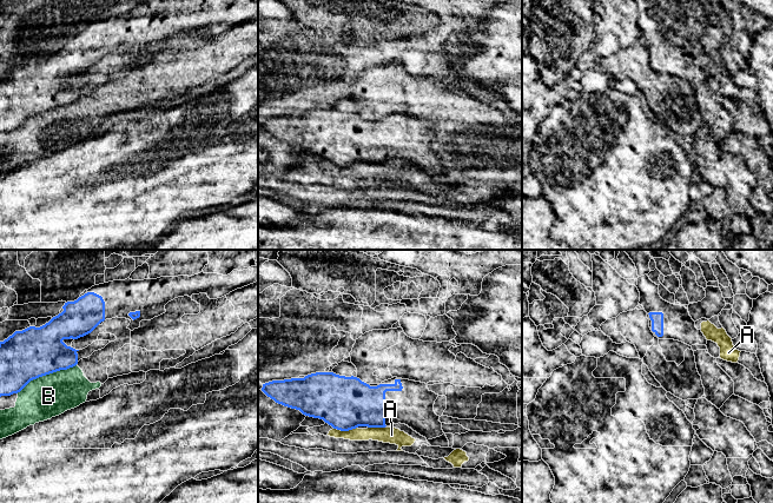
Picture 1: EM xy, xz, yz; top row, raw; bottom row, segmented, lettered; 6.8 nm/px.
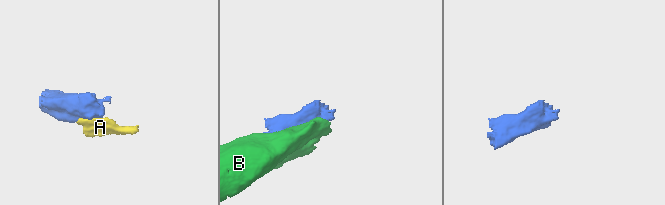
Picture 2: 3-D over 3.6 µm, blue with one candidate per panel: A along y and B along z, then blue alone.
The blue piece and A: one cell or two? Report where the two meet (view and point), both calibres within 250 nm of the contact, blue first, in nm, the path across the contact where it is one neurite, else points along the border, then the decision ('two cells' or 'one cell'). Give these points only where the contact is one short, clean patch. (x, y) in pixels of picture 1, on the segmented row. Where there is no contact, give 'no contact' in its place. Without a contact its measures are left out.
contact xz (345, 430); calibres 360 and 100 nm; border xz (357, 427), (350, 430), (334, 429); two cells

